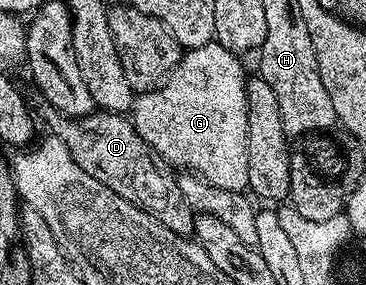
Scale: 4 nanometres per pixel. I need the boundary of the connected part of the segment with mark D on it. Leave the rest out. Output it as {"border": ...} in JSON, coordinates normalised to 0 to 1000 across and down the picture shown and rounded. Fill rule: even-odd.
{"border":[[[123,365],[115,375],[112,400],[126,435],[145,453],[137,460],[167,484],[172,505],[183,505],[194,561],[205,561],[205,575],[216,575],[238,618],[260,618],[270,646],[336,688],[336,702],[369,716],[383,737],[407,740],[434,772],[434,786],[467,814],[497,828],[530,818],[533,740],[511,716],[511,702],[500,702],[484,625],[459,611],[464,600],[432,565],[350,411],[257,393],[232,414],[180,414],[139,368]]]}

